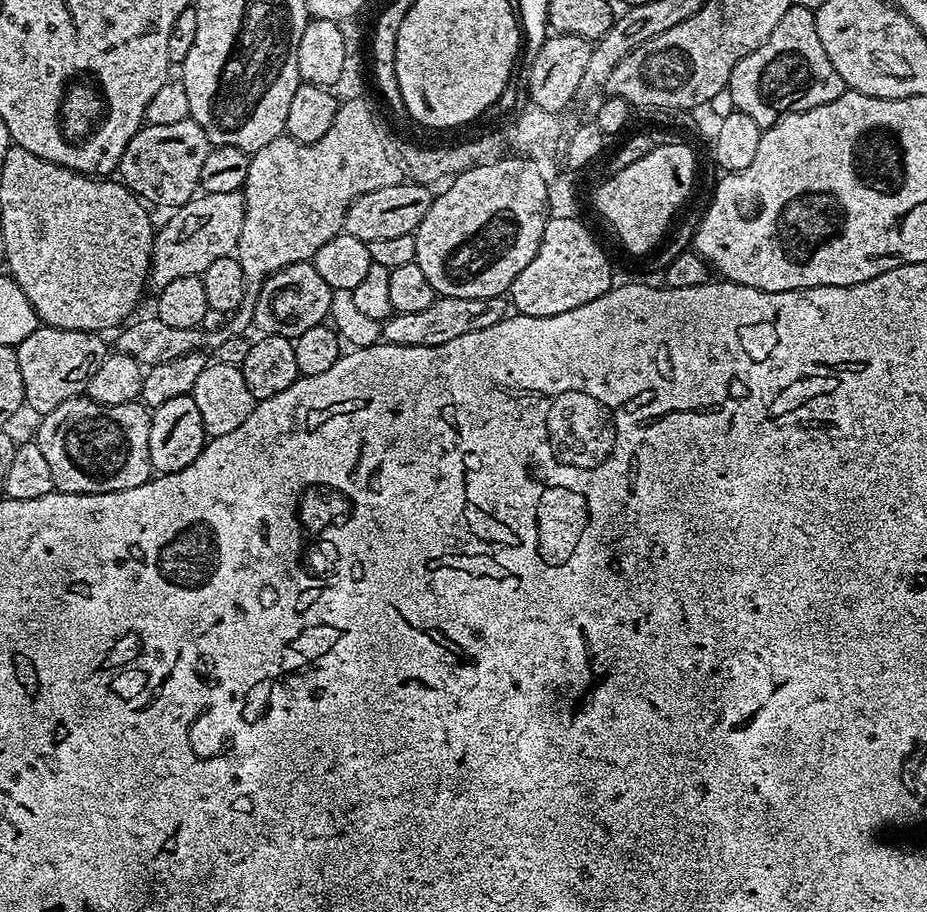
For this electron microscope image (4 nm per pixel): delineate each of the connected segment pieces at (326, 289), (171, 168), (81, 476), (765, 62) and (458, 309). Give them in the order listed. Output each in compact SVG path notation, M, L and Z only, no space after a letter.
M312 262L286 265L268 276L261 286L254 306L255 331L266 336L285 336L293 341L298 334L306 334L310 326L318 326L329 319L332 294L332 288L318 274Z
M193 120L173 122L170 126L145 123L130 138L120 159L118 176L127 188L132 189L145 205L157 204L160 208L175 210L189 204L197 195L202 166L210 145L208 136Z
M81 394L54 406L39 417L34 442L54 474L56 488L74 494L102 494L142 486L151 480L150 422L152 413L143 403L106 406Z
M793 3L786 14L782 14L782 22L774 26L770 38L758 46L730 74L730 82L727 89L732 99L732 108L742 114L750 114L754 122L758 122L761 130L768 128L772 124L777 124L782 116L789 116L791 112L805 112L814 110L818 106L826 106L834 102L846 90L846 85L842 74L834 70L834 62L826 58L826 50L822 50L822 42L818 38L818 26L816 25L816 13L813 9L803 8Z
M437 295L426 310L414 314L395 313L389 320L383 321L382 336L389 344L398 346L442 346L462 338L462 334L478 334L478 330L487 330L499 320L509 315L510 304L504 296L494 298L454 298Z

